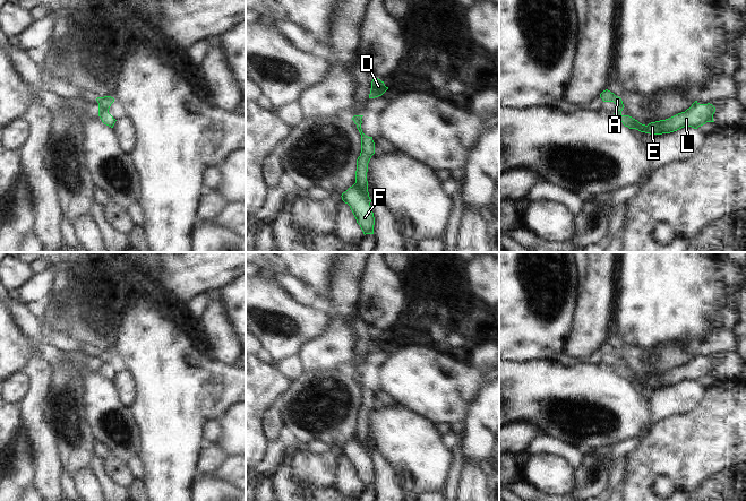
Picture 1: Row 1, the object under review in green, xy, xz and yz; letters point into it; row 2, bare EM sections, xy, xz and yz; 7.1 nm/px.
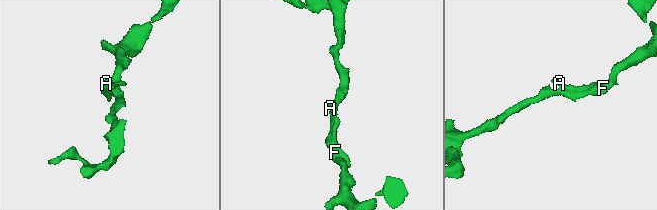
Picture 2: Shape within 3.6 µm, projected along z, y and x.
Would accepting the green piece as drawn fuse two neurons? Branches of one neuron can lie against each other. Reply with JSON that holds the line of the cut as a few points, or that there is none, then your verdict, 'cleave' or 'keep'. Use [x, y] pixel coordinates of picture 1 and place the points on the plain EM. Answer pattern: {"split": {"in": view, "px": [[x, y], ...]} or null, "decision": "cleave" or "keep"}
{"split": {"in": "xz", "px": [[356, 433], [360, 448], [369, 457]]}, "decision": "cleave"}

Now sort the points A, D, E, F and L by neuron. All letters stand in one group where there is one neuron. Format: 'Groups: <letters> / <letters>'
Groups: A / D E F L.

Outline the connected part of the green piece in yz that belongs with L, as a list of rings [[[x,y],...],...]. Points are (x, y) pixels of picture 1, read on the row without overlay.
[[[697,356],[687,362],[685,365],[678,366],[666,373],[651,375],[648,379],[640,377],[629,369],[623,369],[621,364],[617,364],[614,368],[623,375],[625,380],[628,380],[629,382],[636,382],[641,386],[650,388],[662,388],[677,385],[684,380],[697,382],[706,375],[714,375],[714,365],[715,361],[712,357]]]

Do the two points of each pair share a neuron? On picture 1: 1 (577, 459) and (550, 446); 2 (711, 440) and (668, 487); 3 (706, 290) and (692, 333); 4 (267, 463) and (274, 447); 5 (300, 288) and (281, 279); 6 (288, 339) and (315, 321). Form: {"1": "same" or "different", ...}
{"1": "same", "2": "different", "3": "same", "4": "same", "5": "same", "6": "same"}

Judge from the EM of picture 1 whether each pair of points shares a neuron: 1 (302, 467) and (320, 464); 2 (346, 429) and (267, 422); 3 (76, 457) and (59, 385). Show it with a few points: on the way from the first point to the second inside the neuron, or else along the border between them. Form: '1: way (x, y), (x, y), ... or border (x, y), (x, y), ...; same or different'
1: way (307, 467), (316, 467); same
2: border (273, 404), (280, 412), (284, 425); different
3: way (74, 439), (63, 413), (63, 403); same

